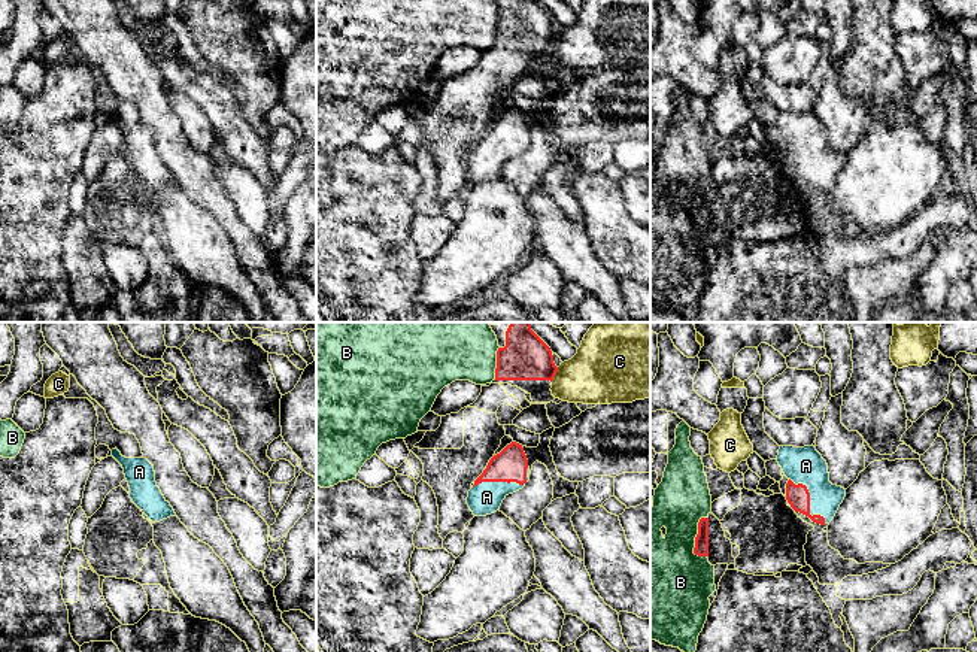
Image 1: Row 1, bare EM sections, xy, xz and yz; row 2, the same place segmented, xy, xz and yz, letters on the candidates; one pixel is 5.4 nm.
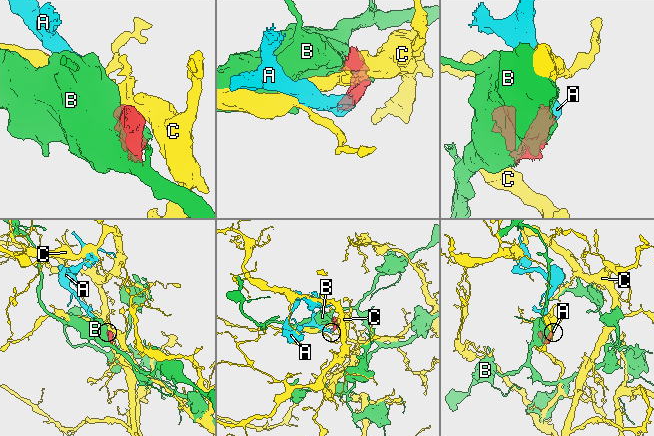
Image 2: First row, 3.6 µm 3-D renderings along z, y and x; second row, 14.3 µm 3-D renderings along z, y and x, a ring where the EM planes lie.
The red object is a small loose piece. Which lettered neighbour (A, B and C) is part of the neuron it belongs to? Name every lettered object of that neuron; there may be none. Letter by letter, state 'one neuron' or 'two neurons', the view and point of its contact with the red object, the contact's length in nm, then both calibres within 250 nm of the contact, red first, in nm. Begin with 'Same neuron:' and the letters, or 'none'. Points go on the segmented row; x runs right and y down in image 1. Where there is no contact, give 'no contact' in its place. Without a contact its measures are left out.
Same neuron: A
A: one neuron; meets red in xz at (506, 481); contact 320 nm long; 180 nm thick on the red side, 170 nm on the other
B: two neurons; meets red in yz at (697, 536); contact 220 nm long; 80 nm thick on the red side, 360 nm on the other
C: two neurons; meets red in xz at (555, 373); contact 90 nm long; 260 nm thick on the red side, 340 nm on the other

